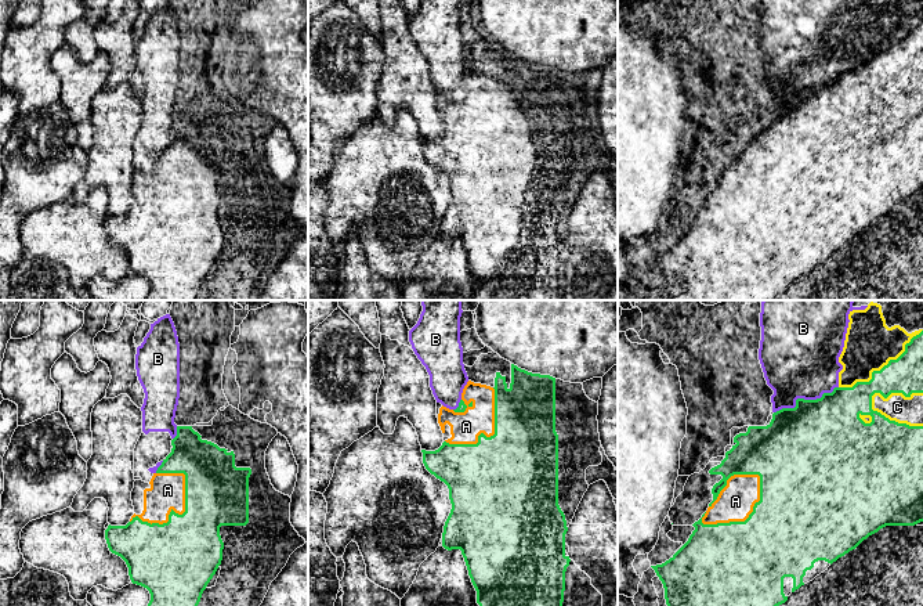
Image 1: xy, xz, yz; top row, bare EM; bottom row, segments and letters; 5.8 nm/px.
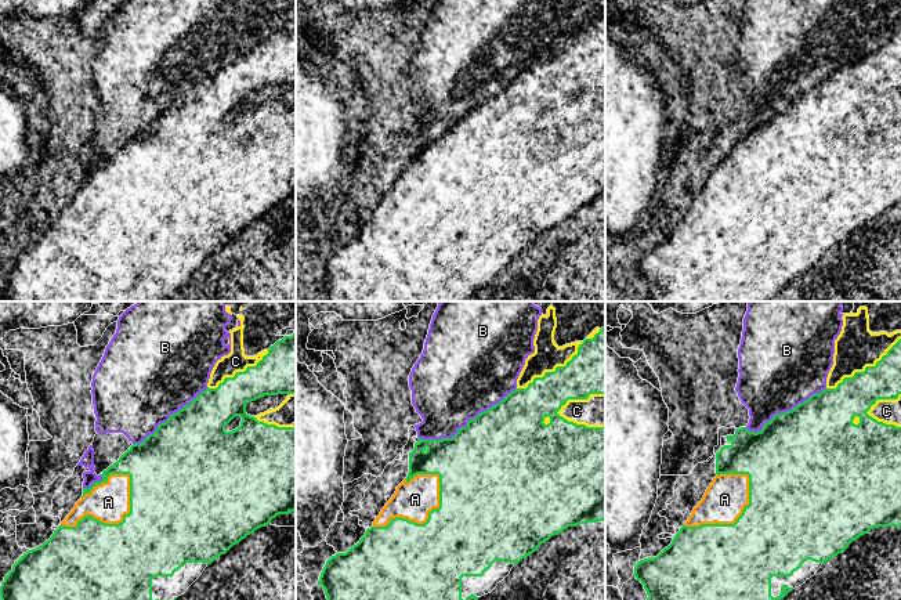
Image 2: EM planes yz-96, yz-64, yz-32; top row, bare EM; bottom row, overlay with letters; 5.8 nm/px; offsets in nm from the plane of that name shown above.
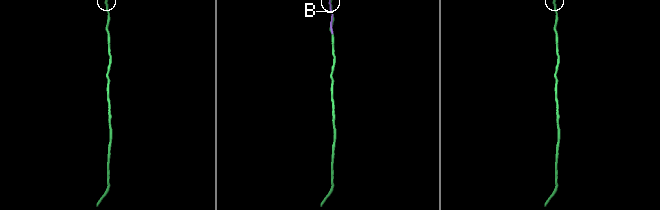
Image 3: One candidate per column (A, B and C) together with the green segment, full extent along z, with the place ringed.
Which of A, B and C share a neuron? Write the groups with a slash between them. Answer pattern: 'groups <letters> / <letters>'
groups A C / B

